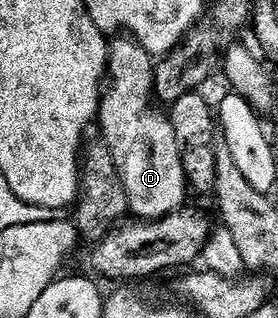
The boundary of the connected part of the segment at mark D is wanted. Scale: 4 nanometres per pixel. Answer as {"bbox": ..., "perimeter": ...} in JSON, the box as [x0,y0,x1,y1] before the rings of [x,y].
{"bbox":[98,39,189,220],"perimeter":[[[116,39],[110,44],[98,128],[100,124],[100,132],[104,135],[101,136],[102,143],[110,150],[116,173],[126,190],[129,213],[142,220],[161,220],[163,216],[185,207],[189,173],[182,162],[171,119],[165,113],[163,116],[159,112],[161,109],[154,103],[154,57],[134,39]]]}

